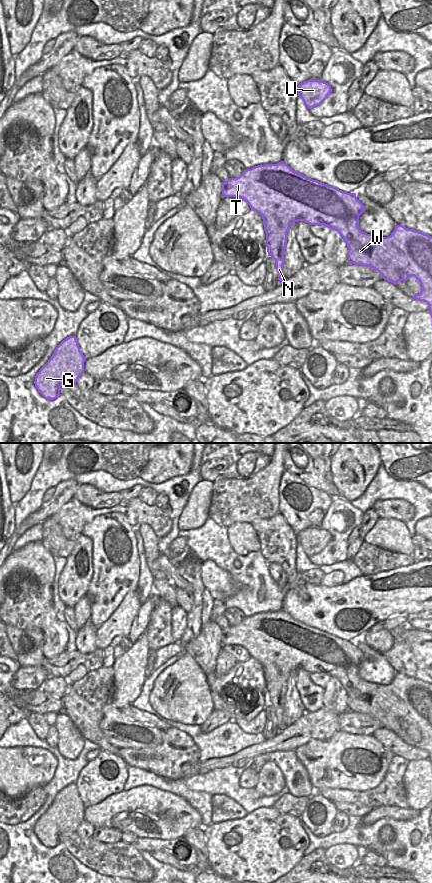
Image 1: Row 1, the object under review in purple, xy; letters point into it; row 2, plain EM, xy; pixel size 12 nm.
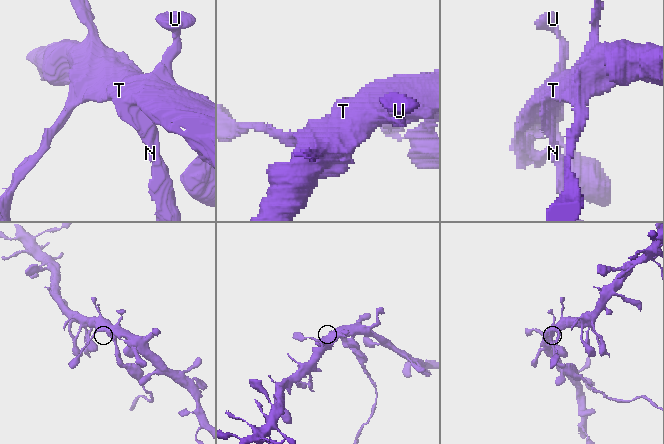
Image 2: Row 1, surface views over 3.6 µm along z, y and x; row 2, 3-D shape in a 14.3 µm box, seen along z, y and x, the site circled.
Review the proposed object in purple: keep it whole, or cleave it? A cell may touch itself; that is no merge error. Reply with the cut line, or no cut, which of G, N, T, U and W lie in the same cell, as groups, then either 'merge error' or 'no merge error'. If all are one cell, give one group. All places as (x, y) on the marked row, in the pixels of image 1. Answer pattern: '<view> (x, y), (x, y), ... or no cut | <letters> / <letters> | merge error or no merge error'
xy (275, 259), (281, 258), (283, 260) | G T U W / N | merge error

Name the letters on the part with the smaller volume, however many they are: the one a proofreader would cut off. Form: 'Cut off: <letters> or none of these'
Cut off: N

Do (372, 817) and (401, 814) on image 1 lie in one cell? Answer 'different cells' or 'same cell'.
same cell

